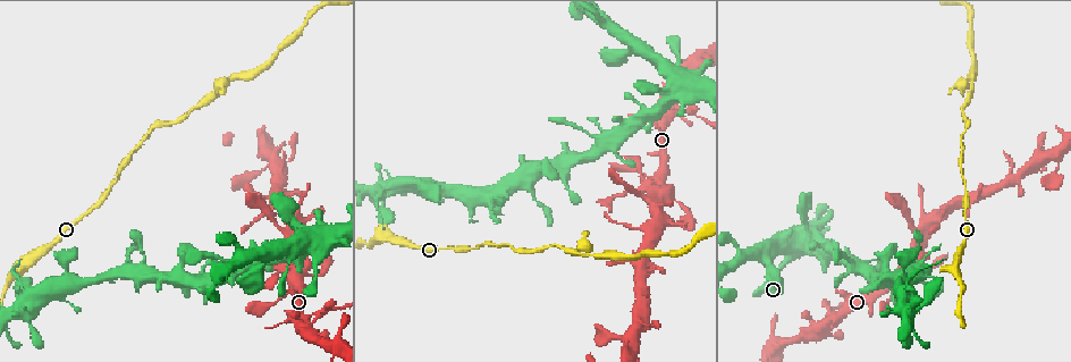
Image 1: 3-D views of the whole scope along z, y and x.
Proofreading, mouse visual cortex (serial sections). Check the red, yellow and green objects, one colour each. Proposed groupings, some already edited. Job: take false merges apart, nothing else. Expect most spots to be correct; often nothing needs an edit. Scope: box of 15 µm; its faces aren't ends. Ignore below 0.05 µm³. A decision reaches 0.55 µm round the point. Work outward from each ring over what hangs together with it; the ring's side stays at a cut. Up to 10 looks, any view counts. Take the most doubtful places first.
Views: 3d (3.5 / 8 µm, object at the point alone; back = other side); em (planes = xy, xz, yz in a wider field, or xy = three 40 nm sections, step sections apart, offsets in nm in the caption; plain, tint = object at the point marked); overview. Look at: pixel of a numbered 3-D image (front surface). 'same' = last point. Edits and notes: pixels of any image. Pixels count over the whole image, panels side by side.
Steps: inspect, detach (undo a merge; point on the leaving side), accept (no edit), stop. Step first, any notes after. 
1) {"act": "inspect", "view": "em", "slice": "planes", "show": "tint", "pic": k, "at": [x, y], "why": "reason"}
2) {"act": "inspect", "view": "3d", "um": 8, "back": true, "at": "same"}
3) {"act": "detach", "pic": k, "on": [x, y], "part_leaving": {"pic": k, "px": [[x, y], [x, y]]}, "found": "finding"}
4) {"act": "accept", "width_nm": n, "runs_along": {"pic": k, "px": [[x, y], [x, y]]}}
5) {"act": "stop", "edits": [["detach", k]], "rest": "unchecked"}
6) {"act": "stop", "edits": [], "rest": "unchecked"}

{"act": "inspect", "view": "3d", "um": 8, "pic": 1, "at": [971, 87], "why": "a fork"}

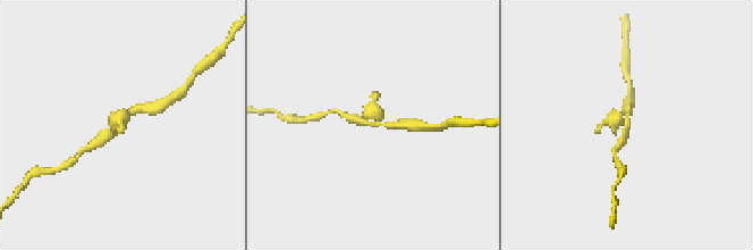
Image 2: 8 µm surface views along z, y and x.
{"act": "inspect", "view": "em", "slice": "xy", "step": 1, "show": "tint", "pic": 2, "at": [374, 124], "why": "now the EM"}

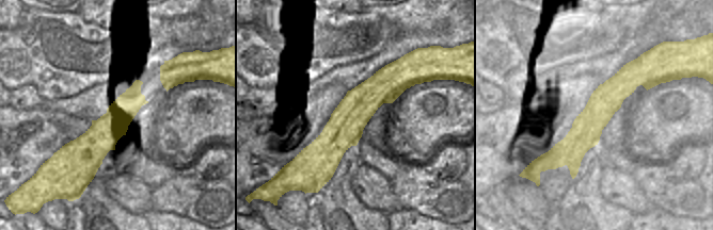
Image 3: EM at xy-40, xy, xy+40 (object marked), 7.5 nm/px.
{"act": "accept", "width_nm": 280, "runs_along": {"pic": 2, "px": [[93, 143], [146, 106]]}, "found": "continuous, no second cell"}

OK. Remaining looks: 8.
{"act": "inspect", "view": "3d", "um": 3.5, "pic": 1, "at": [671, 120], "why": "branch point"}

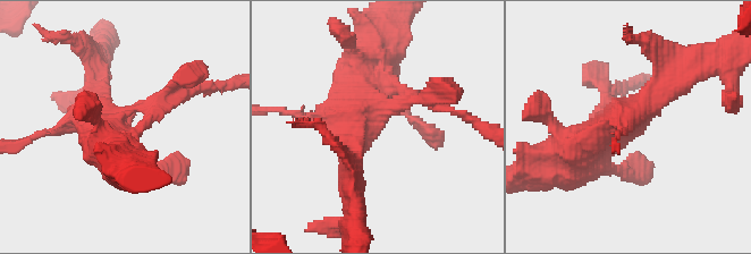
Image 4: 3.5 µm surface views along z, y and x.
{"act": "inspect", "view": "em", "slice": "xy", "step": 2, "show": "tint", "pic": 4, "at": [374, 123], "why": "need the tissue"}

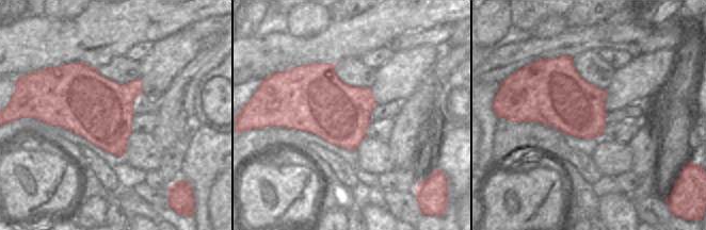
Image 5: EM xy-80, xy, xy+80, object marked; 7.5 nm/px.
{"act": "accept", "runs_along": {"pic": 4, "px": [[672, 74], [646, 106], [558, 161]]}, "found": "one cell here"}

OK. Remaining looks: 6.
{"act": "inspect", "view": "3d", "um": 3.5, "pic": 1, "at": [650, 58], "why": "thick turns thin"}

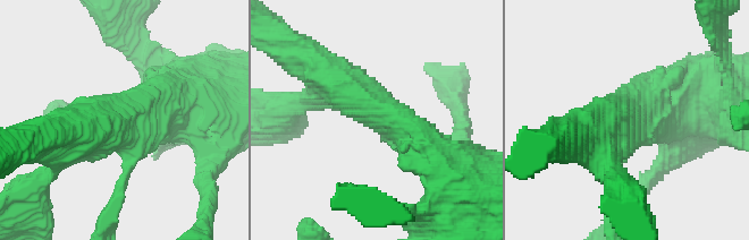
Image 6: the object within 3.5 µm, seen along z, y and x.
{"act": "inspect", "view": "em", "slice": "planes", "show": "tint", "pic": 6, "at": [131, 139], "arms": 3, "arm_widths_nm": [150, 500, 600]}

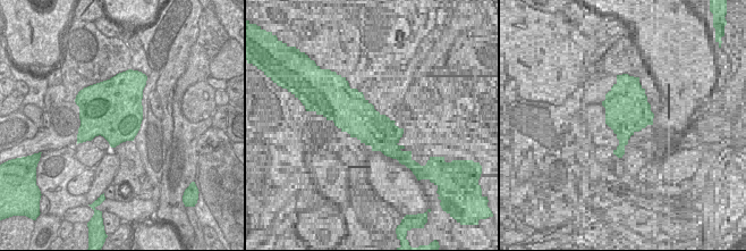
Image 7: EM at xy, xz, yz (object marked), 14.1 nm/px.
{"act": "accept", "runs_along": {"pic": 6, "px": [[112, 206], [129, 137], [182, 99]]}, "found": "continuous, no second cell"}

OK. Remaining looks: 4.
{"act": "inspect", "view": "3d", "um": 3.5, "pic": 1, "at": [297, 275], "why": "abrupt turn"}

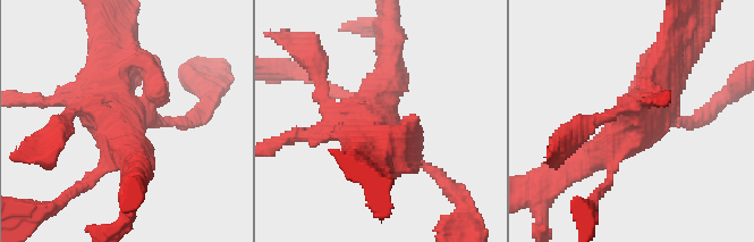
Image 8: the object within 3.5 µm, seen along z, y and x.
{"act": "inspect", "view": "em", "slice": "planes", "show": "tint", "pic": 8, "at": [118, 121], "why": "shape alone is not enough"}

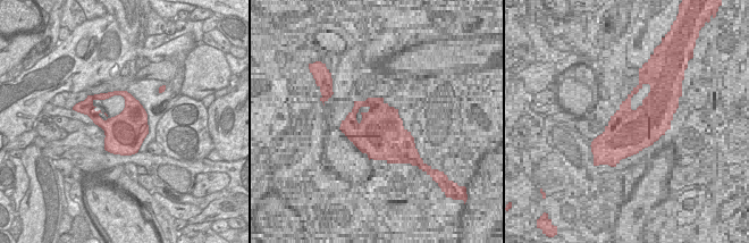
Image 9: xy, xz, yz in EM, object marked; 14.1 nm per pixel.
{"act": "accept", "runs_along": {"pic": 8, "px": [[591, 157], [650, 119], [672, 52]]}, "found": "all the same cell"}

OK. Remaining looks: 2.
{"act": "stop", "edits": [], "rest": "unchecked"}

